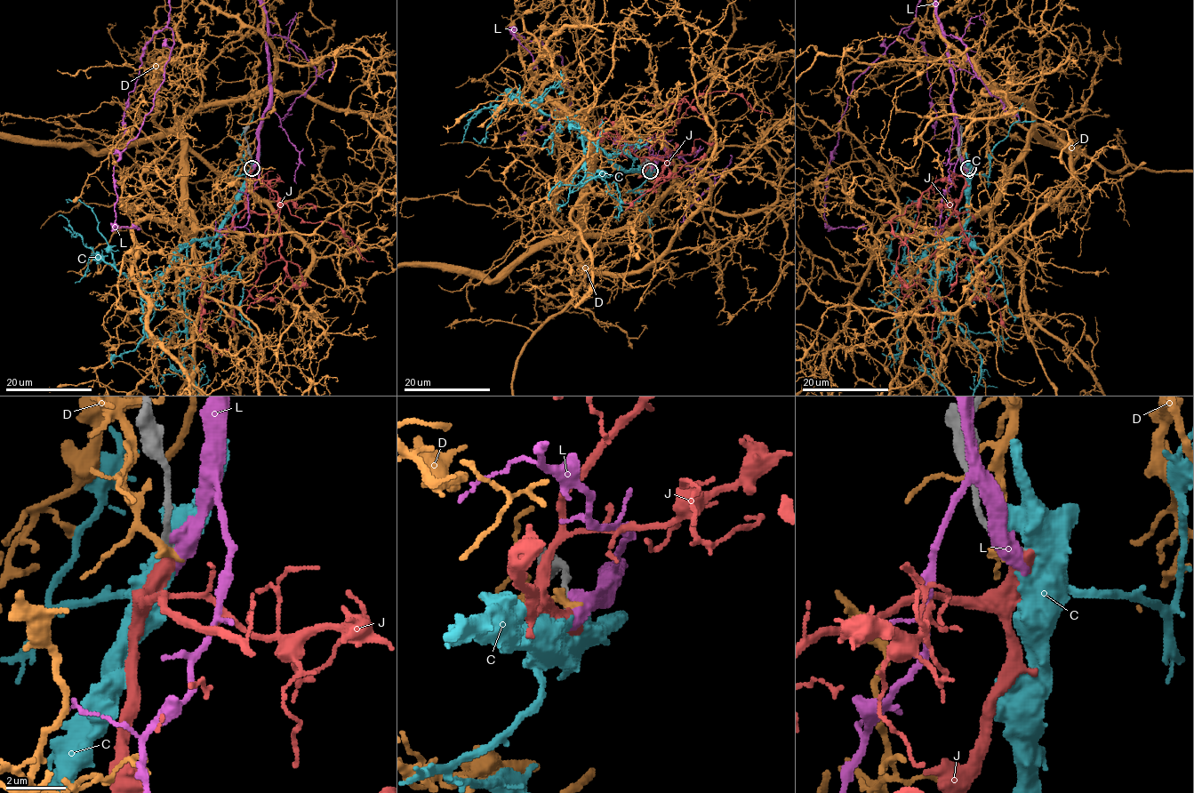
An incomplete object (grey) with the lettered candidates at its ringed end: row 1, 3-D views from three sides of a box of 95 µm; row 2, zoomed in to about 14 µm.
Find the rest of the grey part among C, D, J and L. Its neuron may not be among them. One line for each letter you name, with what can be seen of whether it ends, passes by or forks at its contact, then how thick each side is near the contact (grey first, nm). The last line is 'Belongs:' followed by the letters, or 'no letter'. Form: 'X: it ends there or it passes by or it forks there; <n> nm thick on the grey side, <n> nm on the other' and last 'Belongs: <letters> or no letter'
Belongs: no letter

